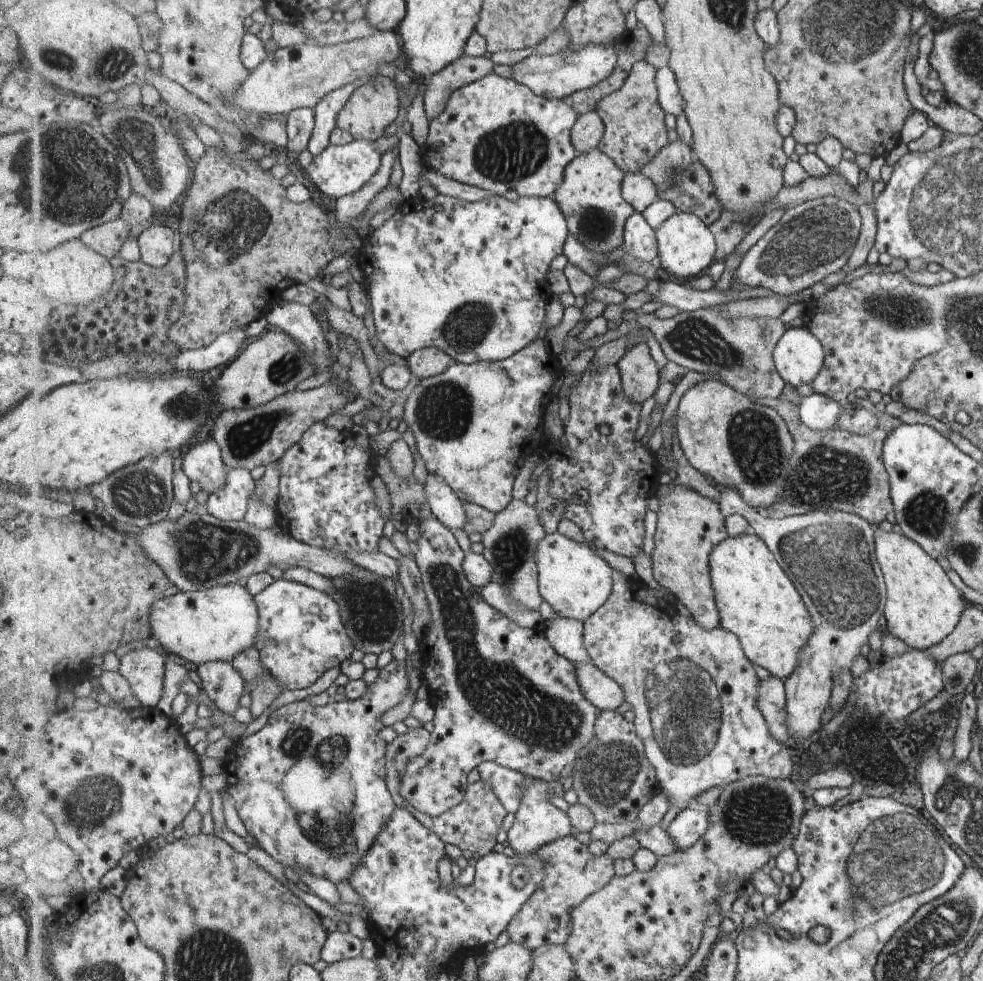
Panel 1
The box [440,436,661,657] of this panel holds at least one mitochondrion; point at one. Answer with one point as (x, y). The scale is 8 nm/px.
(509, 551)

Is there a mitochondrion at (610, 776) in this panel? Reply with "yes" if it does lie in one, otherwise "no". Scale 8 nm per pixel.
yes

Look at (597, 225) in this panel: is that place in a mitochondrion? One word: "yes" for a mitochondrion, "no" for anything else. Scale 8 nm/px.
yes

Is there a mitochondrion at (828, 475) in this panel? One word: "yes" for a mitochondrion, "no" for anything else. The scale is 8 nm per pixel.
yes

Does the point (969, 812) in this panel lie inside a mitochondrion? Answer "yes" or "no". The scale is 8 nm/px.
yes

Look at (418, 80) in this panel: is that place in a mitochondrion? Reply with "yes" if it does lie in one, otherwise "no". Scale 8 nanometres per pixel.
no

